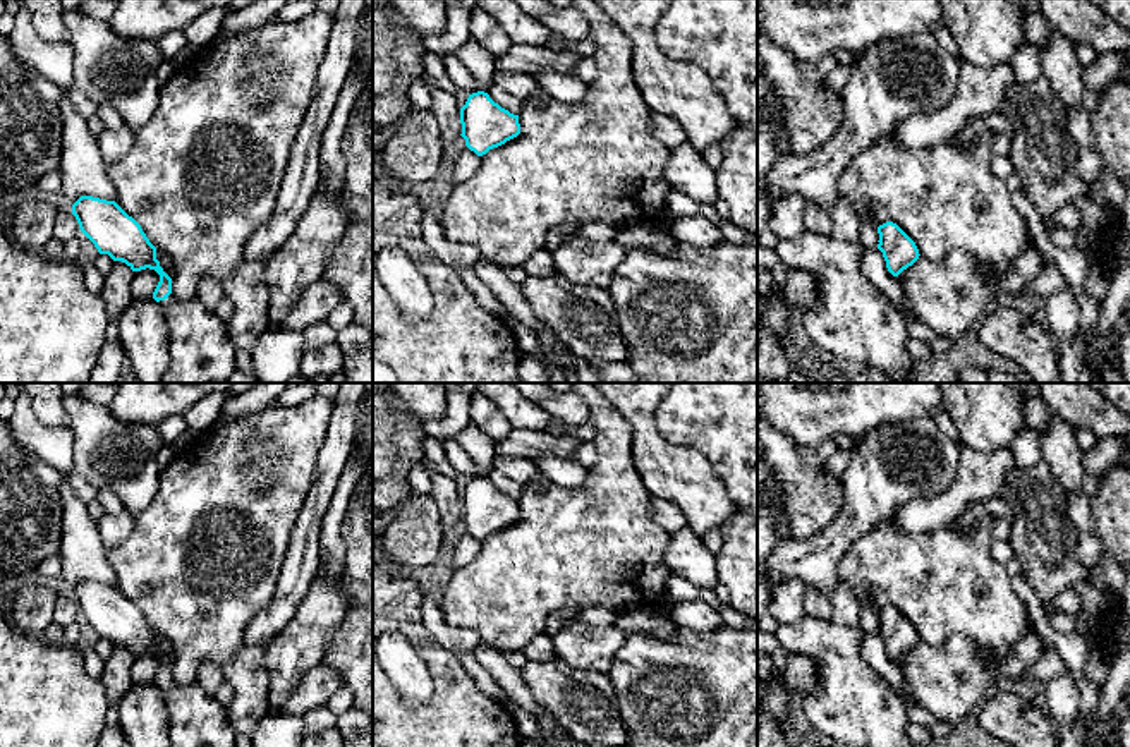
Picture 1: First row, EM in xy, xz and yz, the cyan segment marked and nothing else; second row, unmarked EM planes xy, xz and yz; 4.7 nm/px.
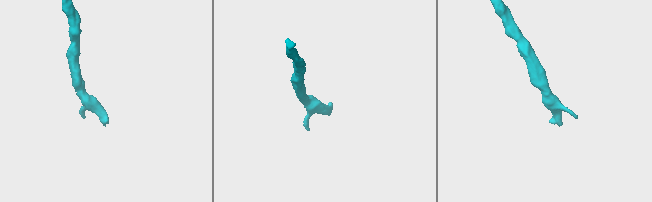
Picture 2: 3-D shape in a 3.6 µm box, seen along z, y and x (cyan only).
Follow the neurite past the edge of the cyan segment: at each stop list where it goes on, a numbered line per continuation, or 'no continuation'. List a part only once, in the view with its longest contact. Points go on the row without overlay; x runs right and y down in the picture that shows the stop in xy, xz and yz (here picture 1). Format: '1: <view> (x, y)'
1: xy (196, 718)

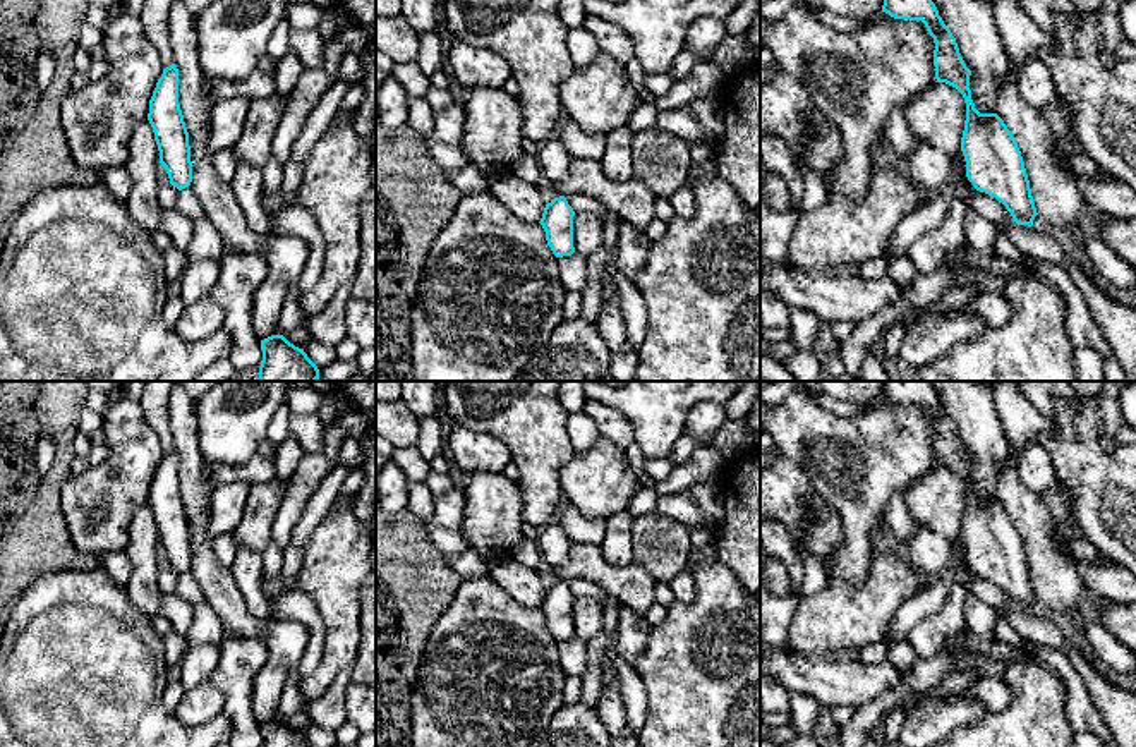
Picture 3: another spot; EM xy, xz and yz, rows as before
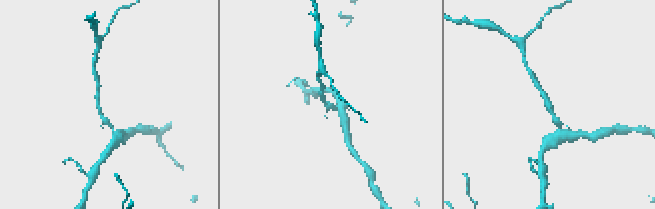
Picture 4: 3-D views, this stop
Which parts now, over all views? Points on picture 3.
no continuation

